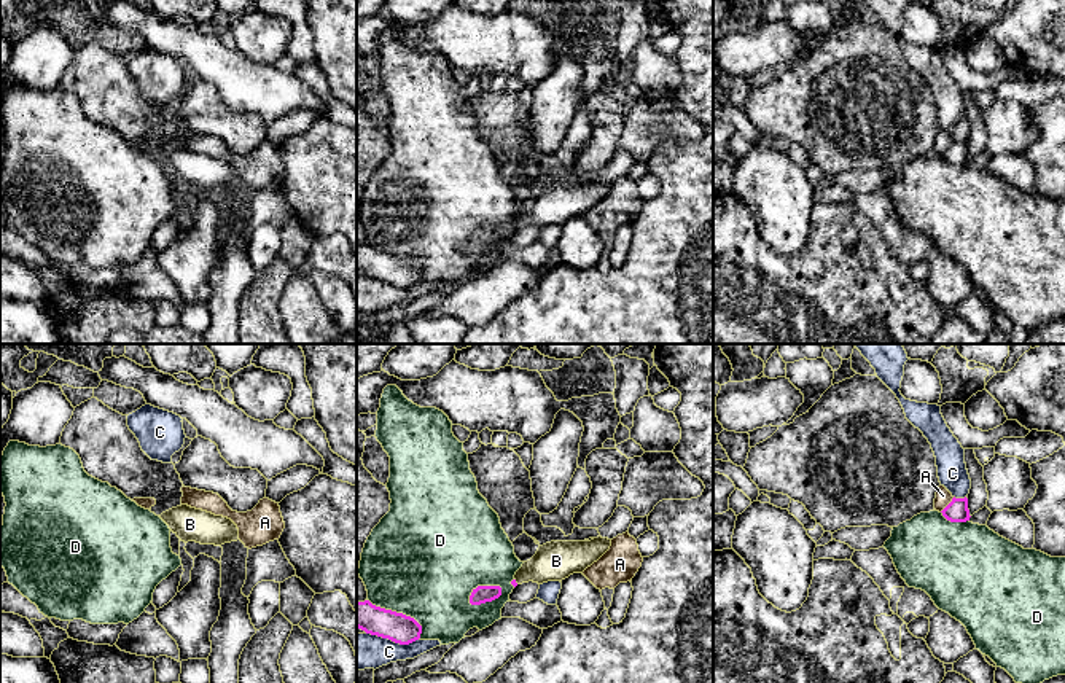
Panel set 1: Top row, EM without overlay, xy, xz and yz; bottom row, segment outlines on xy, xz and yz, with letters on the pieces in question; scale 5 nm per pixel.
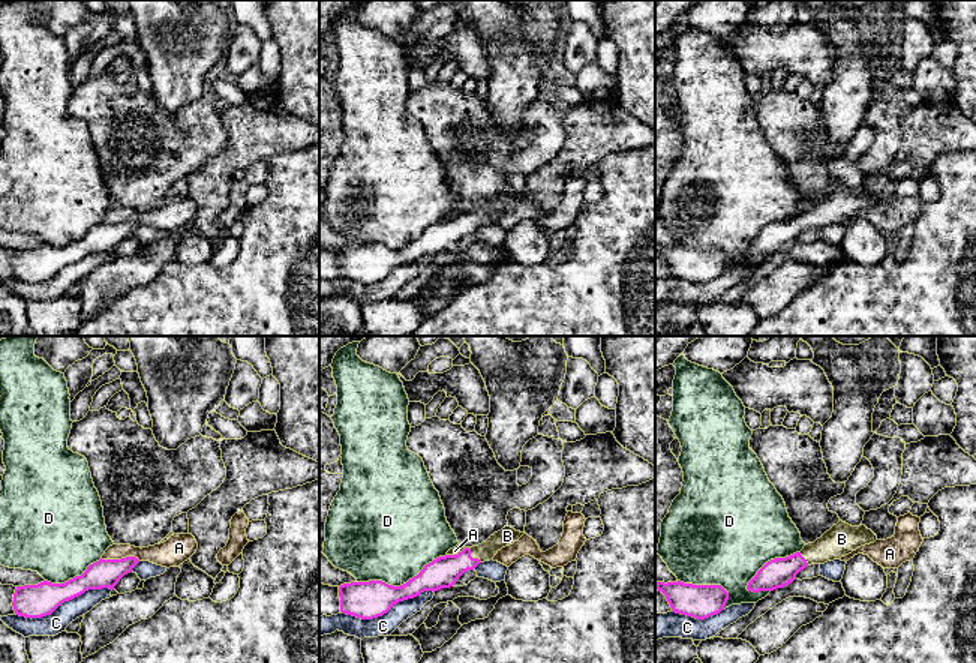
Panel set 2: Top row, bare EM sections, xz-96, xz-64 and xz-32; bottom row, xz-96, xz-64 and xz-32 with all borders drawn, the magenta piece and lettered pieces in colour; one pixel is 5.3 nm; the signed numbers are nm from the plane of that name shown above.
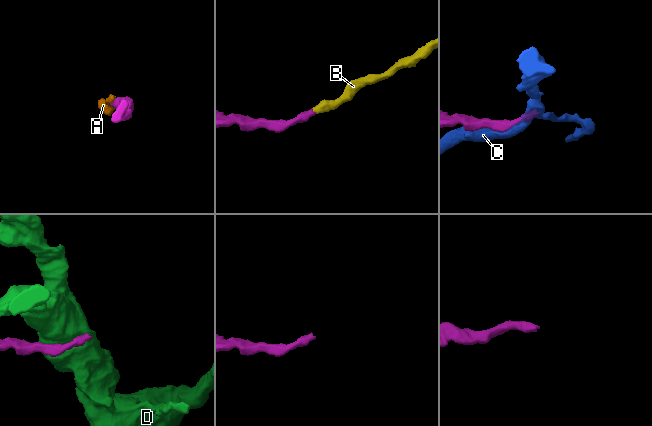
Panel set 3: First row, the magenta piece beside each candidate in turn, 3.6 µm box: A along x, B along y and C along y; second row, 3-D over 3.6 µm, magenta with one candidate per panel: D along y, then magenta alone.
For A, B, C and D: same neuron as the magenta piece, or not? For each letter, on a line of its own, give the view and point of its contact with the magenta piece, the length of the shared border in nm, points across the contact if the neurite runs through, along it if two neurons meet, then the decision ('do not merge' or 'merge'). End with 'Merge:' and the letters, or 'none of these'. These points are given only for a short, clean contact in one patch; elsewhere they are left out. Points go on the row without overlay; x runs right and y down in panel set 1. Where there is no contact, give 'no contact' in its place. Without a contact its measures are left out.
A: meets magenta in yz at (947, 148); contact 110 nm long; border along yz (954, 140), (940, 155); do not merge
B: meets magenta in xz at (514, 225); contact 40 nm long; merge
C: meets magenta in xz at (392, 284); contact 280 nm long; do not merge
D: meets magenta in xz at (487, 244); contact 190 nm long; do not merge
Merge: B

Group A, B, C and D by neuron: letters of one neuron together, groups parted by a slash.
A / B / C / D

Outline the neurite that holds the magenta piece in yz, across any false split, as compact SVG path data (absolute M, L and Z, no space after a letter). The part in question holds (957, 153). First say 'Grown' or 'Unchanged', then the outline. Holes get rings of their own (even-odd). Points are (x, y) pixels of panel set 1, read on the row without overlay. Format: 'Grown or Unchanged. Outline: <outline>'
Unchanged. Outline: M952 142L952 145L941 154L942 159L950 166L969 164L968 142Z

